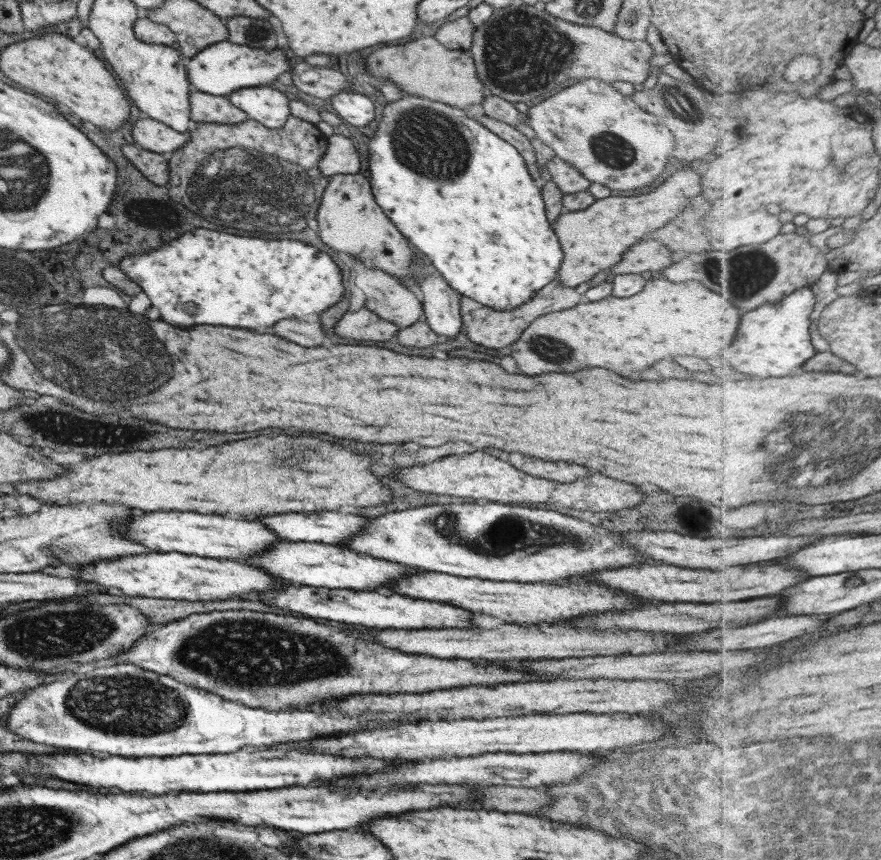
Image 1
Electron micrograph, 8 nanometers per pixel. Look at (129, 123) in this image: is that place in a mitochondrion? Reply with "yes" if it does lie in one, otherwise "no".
no

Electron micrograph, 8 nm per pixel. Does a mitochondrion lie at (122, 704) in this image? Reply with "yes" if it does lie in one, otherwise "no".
yes

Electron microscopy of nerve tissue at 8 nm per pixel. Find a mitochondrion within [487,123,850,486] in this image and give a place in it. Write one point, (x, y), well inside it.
(746, 274)

